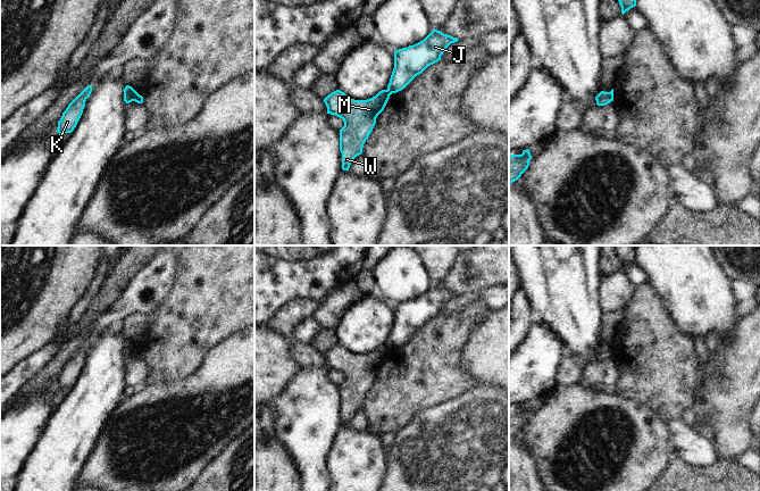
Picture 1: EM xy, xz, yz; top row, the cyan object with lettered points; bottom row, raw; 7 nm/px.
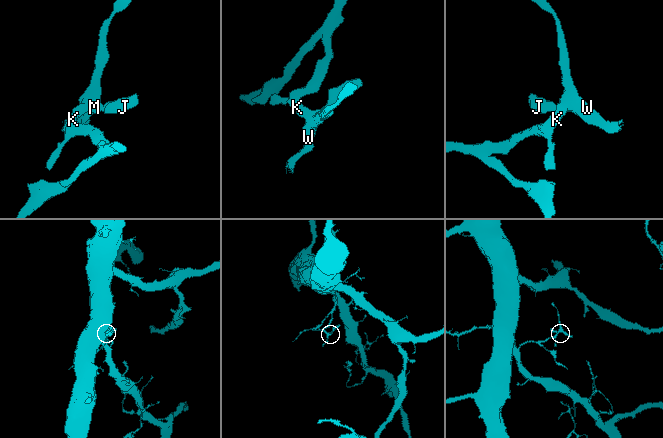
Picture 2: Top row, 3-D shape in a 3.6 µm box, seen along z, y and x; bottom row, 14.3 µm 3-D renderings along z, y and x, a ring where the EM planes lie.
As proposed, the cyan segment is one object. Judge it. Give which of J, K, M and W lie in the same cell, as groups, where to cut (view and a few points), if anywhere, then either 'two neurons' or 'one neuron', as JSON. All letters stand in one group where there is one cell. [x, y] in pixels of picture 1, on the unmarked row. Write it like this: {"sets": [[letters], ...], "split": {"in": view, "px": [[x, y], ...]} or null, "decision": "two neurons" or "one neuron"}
{"sets": [["J"], ["K", "M", "W"]], "split": {"in": "xz", "px": [[386, 344], [390, 349]]}, "decision": "two neurons"}

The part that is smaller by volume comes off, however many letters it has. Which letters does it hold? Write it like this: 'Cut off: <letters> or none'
Cut off: J

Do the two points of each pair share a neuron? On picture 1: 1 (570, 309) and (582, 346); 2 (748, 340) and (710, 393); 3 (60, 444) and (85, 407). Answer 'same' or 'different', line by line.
1: same
2: same
3: same

